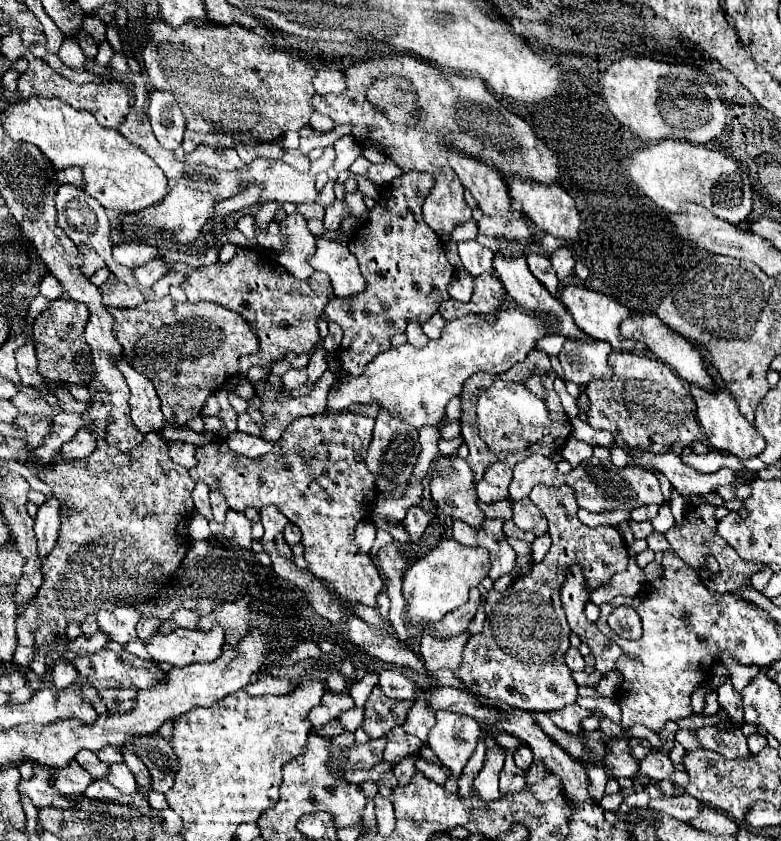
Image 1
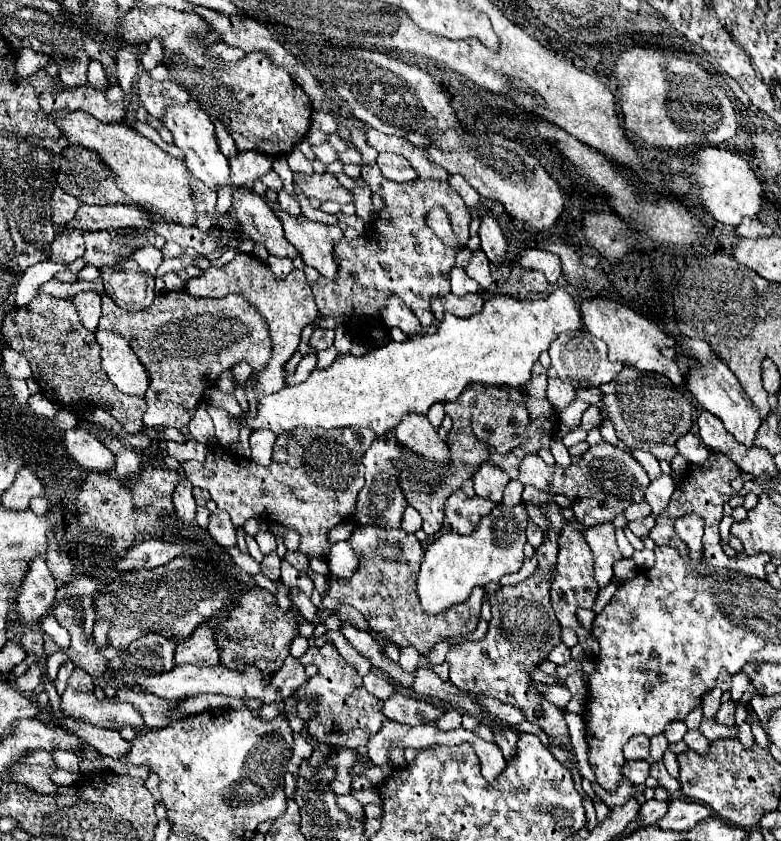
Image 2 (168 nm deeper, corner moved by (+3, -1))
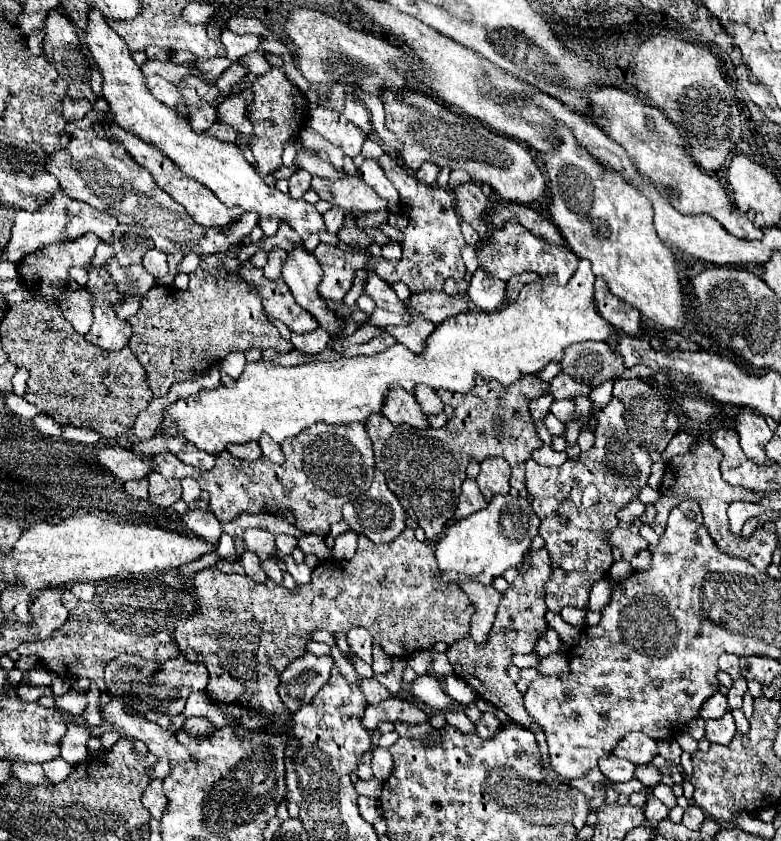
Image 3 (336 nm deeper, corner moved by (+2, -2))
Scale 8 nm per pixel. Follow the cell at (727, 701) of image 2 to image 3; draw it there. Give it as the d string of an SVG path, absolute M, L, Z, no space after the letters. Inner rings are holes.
M730 710L718 720L706 720L706 740L710 744L730 744L734 734L736 734L736 726Z

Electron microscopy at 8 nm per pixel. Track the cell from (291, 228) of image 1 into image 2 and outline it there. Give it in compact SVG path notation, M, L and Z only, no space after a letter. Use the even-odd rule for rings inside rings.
M283 189L283 191L279 191L279 207L281 207L285 213L293 215L293 217L301 213L301 209L299 209L299 203L297 203L293 197L289 197L289 195L285 193L285 189Z

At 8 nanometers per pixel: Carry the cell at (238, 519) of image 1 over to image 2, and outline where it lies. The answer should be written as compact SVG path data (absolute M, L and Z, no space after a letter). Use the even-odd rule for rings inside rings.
M217 511L217 513L211 515L207 531L223 547L237 545L237 539L235 539L237 537L237 527L231 523L231 519L229 519L229 515L225 511Z

